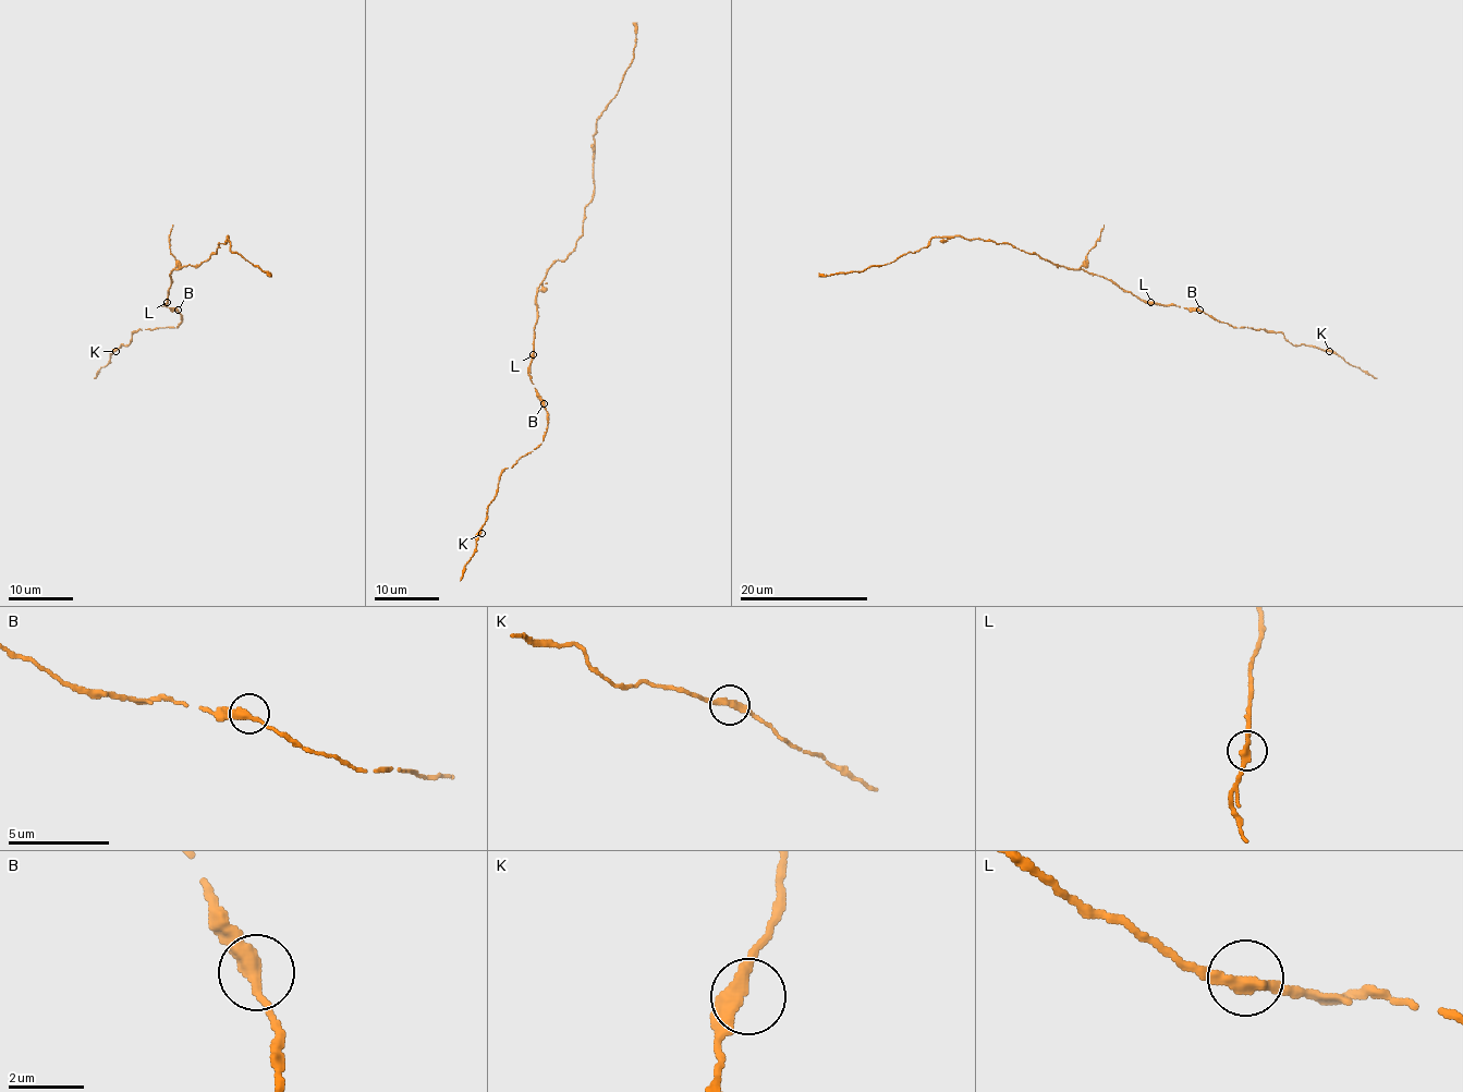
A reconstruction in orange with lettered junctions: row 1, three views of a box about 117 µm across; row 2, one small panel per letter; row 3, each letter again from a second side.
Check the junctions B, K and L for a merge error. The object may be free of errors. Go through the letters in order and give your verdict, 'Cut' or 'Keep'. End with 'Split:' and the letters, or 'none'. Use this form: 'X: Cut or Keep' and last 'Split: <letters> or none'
B: Keep
K: Keep
L: Keep
Split: none

